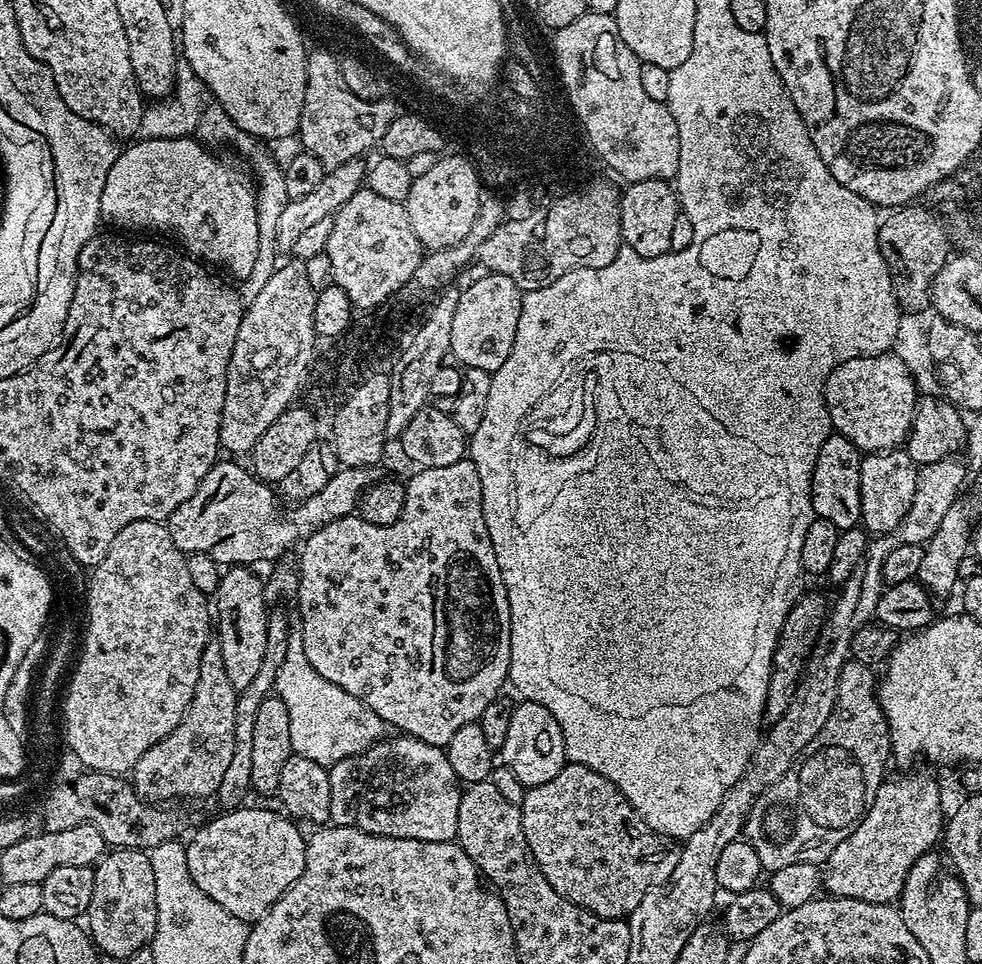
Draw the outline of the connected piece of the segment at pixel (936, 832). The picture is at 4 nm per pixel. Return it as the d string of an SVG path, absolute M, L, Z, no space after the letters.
M904 772L901 776L885 779L884 783L878 786L878 794L874 794L874 802L865 811L864 816L858 822L858 826L846 838L842 838L842 842L838 842L838 846L834 846L834 850L828 855L827 860L822 864L822 884L826 889L829 897L835 898L841 896L847 900L861 900L862 902L870 902L871 904L892 904L899 901L906 878L910 874L910 866L914 866L914 862L918 862L918 858L922 858L922 854L933 851L941 843L946 827L946 808L944 812L944 804L940 801L940 784L928 772Z

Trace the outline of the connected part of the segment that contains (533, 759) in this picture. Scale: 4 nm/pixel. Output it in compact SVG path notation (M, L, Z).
M525 700L517 703L510 714L510 726L506 733L506 742L498 749L503 767L514 770L514 778L522 782L525 789L542 786L542 782L550 782L554 774L564 768L566 757L562 742L562 726L554 722L554 714L546 710L546 706L538 706Z

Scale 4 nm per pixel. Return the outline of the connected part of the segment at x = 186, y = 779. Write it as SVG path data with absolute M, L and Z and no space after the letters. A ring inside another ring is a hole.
M209 639L202 654L198 686L182 722L178 722L178 726L170 730L170 734L166 734L162 742L150 746L150 750L146 750L146 754L142 754L142 758L138 758L138 762L132 768L130 780L141 799L149 802L184 802L182 800L200 800L203 796L215 797L222 782L222 774L226 774L226 769L230 766L230 757L234 755L234 710L237 695L238 690L230 686L226 666L222 663L220 641Z

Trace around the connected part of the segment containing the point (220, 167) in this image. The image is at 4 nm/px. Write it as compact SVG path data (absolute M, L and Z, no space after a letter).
M140 138L132 143L136 142L117 155L114 166L110 166L110 174L106 174L106 186L102 186L101 221L105 225L113 224L116 230L149 228L152 232L169 232L185 244L183 247L193 257L209 265L217 264L225 268L230 275L236 276L237 281L244 280L253 269L254 260L258 258L258 189L253 177L249 173L248 177L242 169L204 152L208 150L196 138Z

